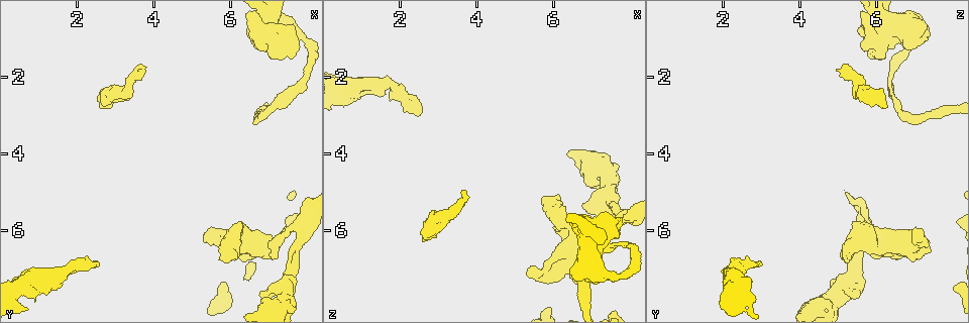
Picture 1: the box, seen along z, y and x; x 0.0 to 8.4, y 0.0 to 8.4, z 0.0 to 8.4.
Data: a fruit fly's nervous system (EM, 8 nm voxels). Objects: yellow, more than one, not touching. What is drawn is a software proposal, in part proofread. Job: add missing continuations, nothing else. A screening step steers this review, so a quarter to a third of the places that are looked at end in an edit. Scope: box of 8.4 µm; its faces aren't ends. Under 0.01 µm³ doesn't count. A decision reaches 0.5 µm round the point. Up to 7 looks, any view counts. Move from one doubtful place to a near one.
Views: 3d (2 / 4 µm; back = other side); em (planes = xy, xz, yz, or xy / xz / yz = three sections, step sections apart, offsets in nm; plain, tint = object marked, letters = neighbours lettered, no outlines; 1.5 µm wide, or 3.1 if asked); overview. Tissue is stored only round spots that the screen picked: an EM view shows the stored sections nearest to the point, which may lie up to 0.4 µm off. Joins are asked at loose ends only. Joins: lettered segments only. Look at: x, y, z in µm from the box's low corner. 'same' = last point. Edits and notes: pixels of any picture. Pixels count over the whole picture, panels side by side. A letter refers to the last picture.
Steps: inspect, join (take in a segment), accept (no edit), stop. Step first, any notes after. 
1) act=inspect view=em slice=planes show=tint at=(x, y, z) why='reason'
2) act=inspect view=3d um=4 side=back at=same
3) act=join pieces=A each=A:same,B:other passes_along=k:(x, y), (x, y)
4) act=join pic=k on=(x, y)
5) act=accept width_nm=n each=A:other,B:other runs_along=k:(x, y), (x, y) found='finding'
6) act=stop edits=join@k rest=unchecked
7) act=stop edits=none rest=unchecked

act=inspect view=em slice=planes show=letters at=(5.45, 6.05, 6.95) why='free end'

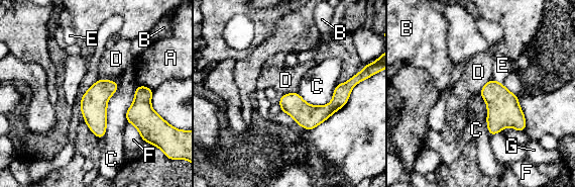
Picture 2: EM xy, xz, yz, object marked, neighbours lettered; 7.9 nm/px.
act=accept width_nm=170 longest_contact=C:460nm each=A:other,B:other,C:other,D:other,E:other,F:other,G:other found='no lettered segment goes on from it'

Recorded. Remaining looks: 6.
act=inspect view=em slice=yz step=8 show=letters at=(5.80, 6.80, 5.25) why='free end'

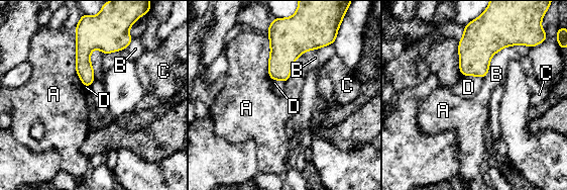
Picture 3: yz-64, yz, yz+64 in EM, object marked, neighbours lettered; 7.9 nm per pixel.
act=accept each=A:other,B:other,C:other,D:other border=3:(74, 34), (76, 74), (85, 87) found='none of them fits'

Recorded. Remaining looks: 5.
act=inspect view=3d um=2 at=(2.45, 6.80, 2.95) why='long arm stops here'

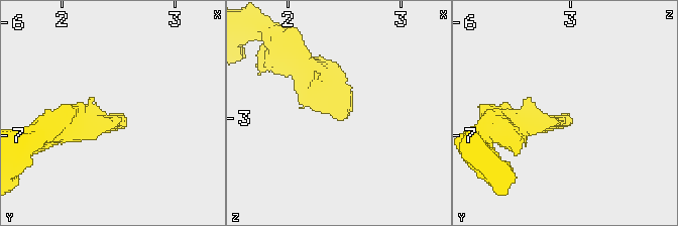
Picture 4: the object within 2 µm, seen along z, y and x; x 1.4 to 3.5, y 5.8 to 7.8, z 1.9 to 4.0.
act=inspect view=em slice=xy step=4 show=letters at=(2.50, 6.84, 3.00)

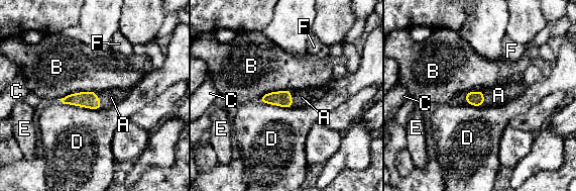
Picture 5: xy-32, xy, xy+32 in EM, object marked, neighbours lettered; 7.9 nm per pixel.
act=inspect view=em slice=planes show=letters at=same

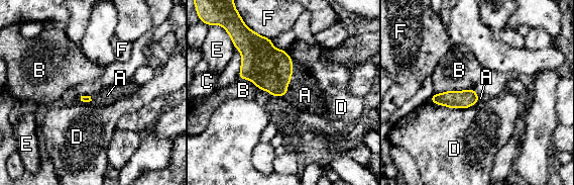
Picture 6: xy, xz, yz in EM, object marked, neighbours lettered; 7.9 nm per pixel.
act=join pieces=A longest_contact=D:400nm each=A:same,B:other,C:other,D:other,E:other,F:other found='the cell continues'

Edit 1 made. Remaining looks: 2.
act=stop edits=join@6 rest=unchecked

